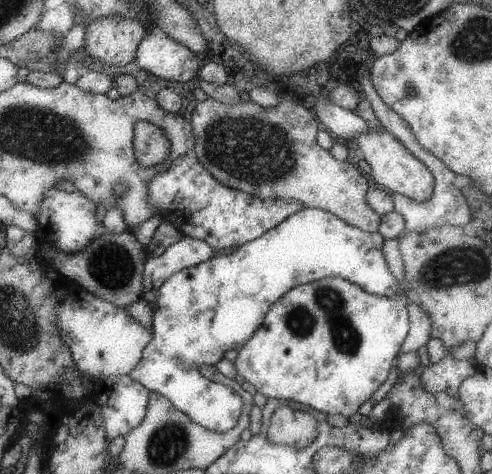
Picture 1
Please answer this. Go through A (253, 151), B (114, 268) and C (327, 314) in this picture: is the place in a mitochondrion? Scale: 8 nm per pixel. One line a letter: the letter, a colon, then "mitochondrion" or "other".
A: mitochondrion
B: mitochondrion
C: mitochondrion

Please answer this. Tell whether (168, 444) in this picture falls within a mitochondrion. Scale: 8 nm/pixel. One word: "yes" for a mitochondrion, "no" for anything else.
yes

